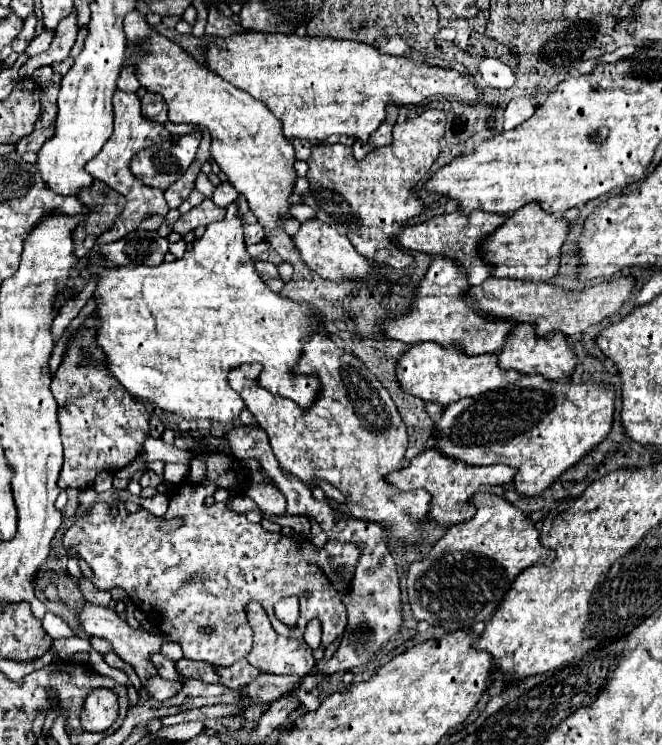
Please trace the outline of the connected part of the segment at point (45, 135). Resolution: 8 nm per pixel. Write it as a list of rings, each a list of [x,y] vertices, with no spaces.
[[[47,127],[47,129],[35,129],[27,139],[21,139],[19,143],[17,143],[17,153],[21,155],[21,153],[25,153],[25,151],[33,151],[33,153],[37,153],[39,149],[41,149],[41,145],[47,141],[47,139],[51,139],[53,137],[53,127]]]

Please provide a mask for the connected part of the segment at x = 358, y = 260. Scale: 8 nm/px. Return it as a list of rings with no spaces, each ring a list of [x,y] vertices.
[[[309,219],[301,223],[299,231],[291,237],[295,247],[299,249],[299,255],[305,265],[309,265],[313,271],[317,271],[325,279],[339,279],[349,277],[349,279],[365,279],[367,273],[371,273],[371,267],[363,255],[355,251],[351,241],[341,235],[335,227],[329,227],[327,223],[321,223],[319,219]]]

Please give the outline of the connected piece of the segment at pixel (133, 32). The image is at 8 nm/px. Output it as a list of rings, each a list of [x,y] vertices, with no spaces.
[[[131,11],[125,15],[123,19],[123,29],[125,29],[125,35],[131,43],[135,43],[135,39],[141,39],[141,35],[151,35],[151,27],[147,25],[145,21],[145,15],[141,15],[139,11]]]

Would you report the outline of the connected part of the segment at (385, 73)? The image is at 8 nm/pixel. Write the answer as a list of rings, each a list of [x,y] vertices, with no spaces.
[[[245,31],[235,33],[229,39],[215,39],[207,43],[205,49],[209,71],[251,93],[251,97],[263,101],[267,109],[281,121],[283,135],[287,139],[301,137],[309,141],[325,141],[329,135],[349,135],[367,143],[367,137],[385,119],[385,105],[389,103],[389,97],[401,105],[417,105],[423,99],[435,95],[455,97],[455,101],[459,103],[473,103],[479,97],[471,79],[467,75],[461,75],[459,71],[429,67],[405,57],[385,55],[367,43]]]

